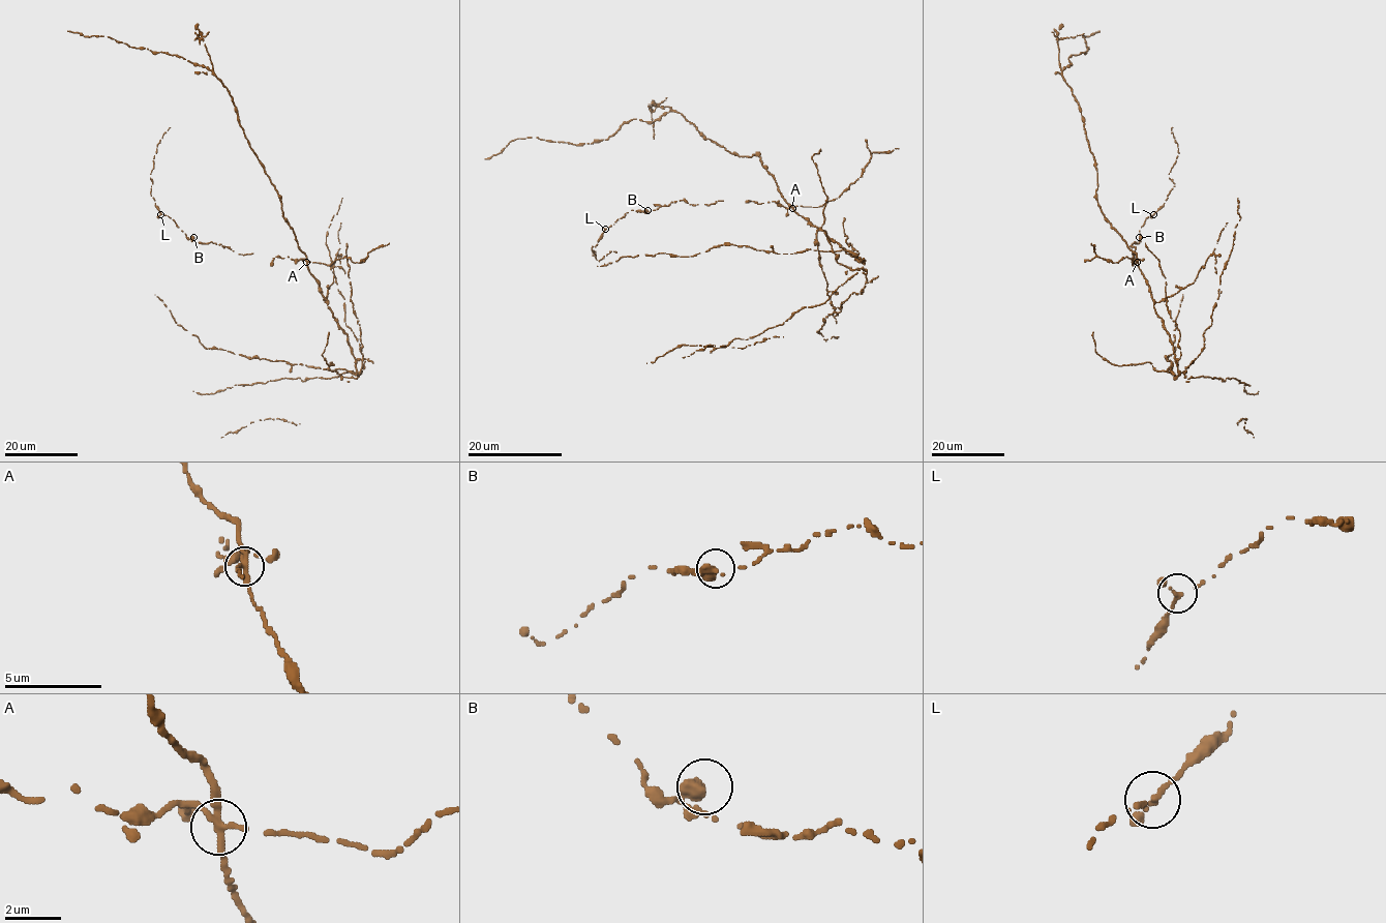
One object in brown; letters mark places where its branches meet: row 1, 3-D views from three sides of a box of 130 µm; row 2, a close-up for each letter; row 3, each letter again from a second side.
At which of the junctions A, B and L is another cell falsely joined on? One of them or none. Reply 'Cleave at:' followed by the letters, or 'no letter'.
Cleave at: A

